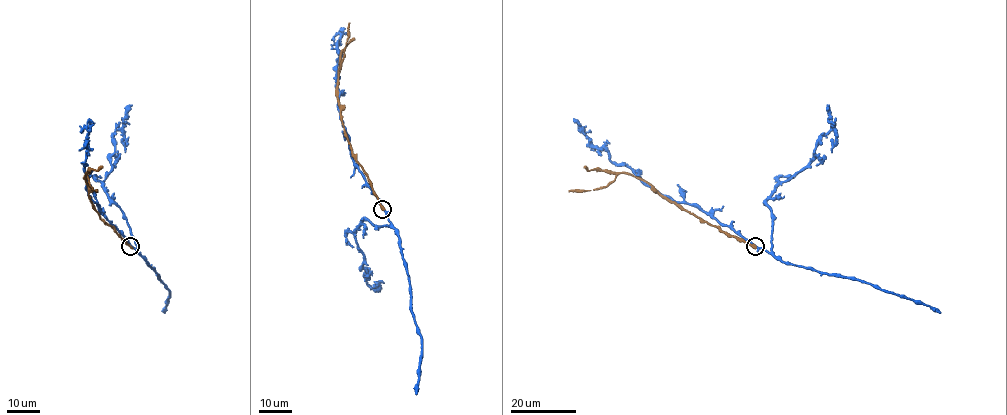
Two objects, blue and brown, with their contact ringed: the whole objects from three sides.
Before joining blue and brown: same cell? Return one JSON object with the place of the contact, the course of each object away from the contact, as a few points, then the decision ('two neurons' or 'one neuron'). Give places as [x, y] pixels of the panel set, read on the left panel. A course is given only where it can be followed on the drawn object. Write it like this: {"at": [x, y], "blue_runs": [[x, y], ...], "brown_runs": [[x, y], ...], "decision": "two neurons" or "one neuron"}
{"at": [130, 246], "blue_runs": [[130, 246], [88, 195], [85, 167], [88, 135], [83, 128], [81, 131]], "brown_runs": [[130, 246], [95, 210], [86, 181], [86, 173], [89, 184], [97, 191]], "decision": "two neurons"}

